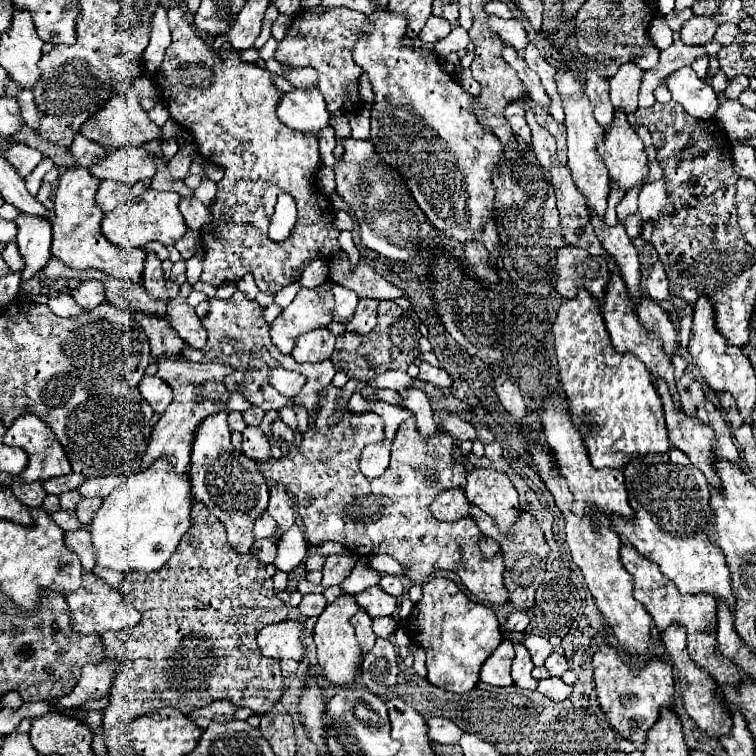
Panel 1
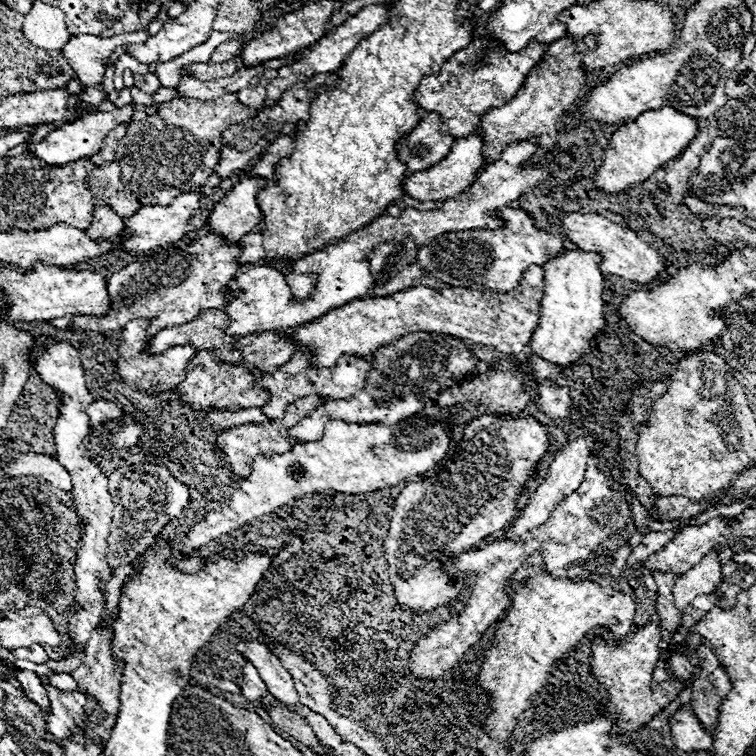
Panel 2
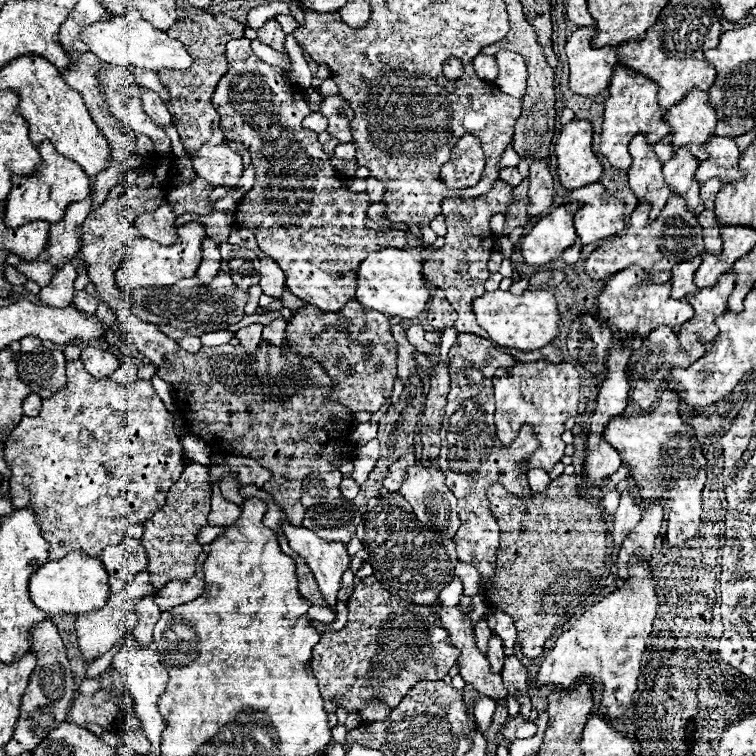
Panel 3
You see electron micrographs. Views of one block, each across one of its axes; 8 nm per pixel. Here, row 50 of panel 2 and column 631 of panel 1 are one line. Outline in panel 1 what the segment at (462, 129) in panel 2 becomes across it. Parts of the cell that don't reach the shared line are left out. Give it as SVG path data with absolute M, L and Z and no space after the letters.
M674 446L664 454L632 458L622 472L634 518L610 514L614 530L644 558L656 562L662 574L670 578L682 594L712 594L724 598L728 608L734 610L736 600L730 590L730 570L724 554L720 554L720 548L716 548L706 534L710 522L710 488L704 474Z

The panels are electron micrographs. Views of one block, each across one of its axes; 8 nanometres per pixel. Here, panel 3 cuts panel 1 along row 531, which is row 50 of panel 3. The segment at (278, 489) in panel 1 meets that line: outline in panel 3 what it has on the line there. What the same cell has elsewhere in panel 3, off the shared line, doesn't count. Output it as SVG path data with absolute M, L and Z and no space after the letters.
M268 20L260 30L258 30L258 40L262 40L264 44L280 50L282 54L286 54L286 46L284 46L284 32L280 28L280 24L276 24L276 20Z

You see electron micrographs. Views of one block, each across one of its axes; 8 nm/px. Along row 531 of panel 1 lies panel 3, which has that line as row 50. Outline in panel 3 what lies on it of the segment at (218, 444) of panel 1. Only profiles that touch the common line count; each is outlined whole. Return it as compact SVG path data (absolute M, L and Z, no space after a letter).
M248 38L230 40L226 44L226 60L228 72L220 78L212 96L212 104L220 114L226 140L244 142L256 168L256 184L238 204L236 220L242 228L252 230L260 250L280 264L286 274L286 286L298 298L302 298L306 304L314 304L320 310L338 312L356 296L356 272L360 262L376 250L404 248L406 234L404 230L392 230L392 234L386 234L385 231L372 230L366 226L364 220L370 206L366 192L350 192L345 181L336 176L330 160L318 144L318 134L302 128L302 120L310 114L310 108L304 102L302 92L298 90L298 96L294 96L294 86L284 82L282 68L262 62L252 52Z

